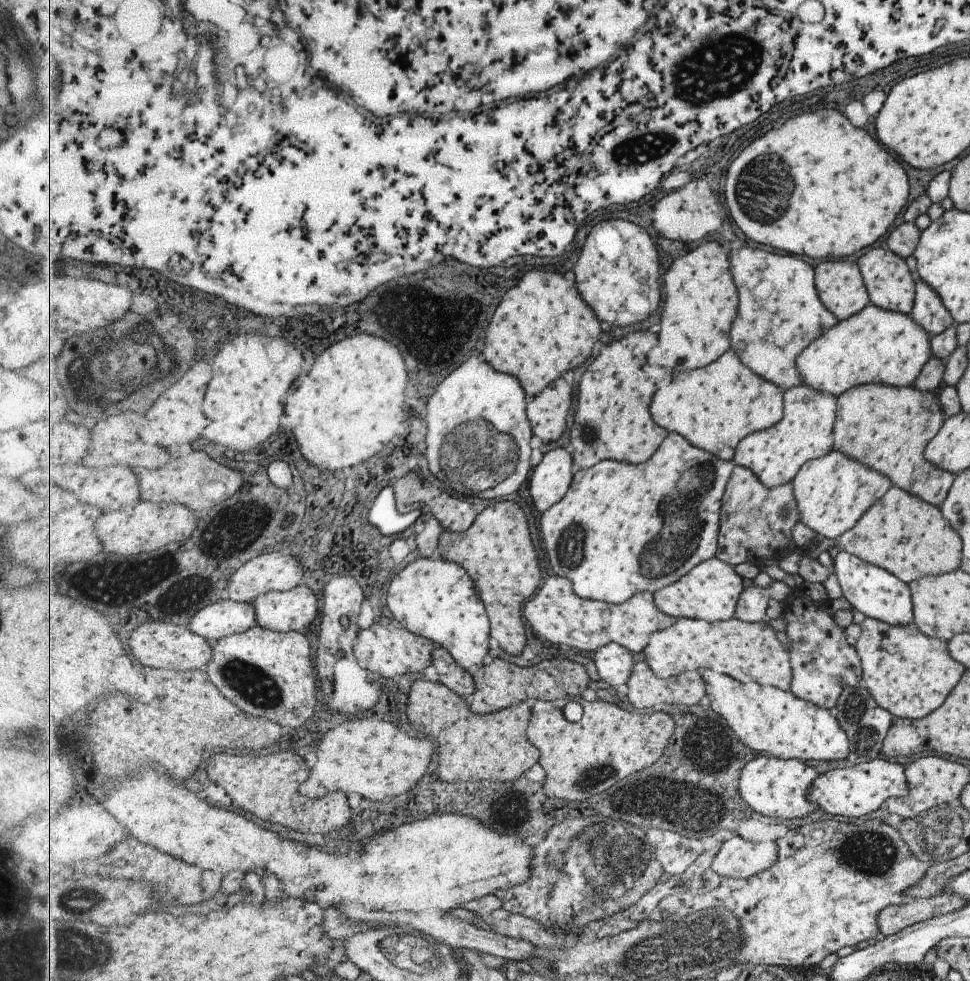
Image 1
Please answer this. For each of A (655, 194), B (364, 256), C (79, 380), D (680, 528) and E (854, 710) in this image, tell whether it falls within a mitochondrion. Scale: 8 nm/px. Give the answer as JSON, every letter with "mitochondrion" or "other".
{"A":"other","B":"other","C":"other","D":"mitochondrion","E":"mitochondrion"}

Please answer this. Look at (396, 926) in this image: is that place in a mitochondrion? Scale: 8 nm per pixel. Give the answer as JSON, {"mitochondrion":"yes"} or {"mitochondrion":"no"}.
{"mitochondrion":"no"}

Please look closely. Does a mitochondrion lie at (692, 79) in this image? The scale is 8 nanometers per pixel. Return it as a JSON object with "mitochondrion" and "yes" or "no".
{"mitochondrion":"yes"}

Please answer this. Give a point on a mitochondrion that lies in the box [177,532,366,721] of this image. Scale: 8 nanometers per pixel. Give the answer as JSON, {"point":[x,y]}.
{"point":[251,683]}

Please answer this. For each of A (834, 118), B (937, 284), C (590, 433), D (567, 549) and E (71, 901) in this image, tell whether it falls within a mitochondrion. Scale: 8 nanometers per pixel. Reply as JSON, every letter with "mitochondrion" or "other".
{"A":"other","B":"other","C":"mitochondrion","D":"mitochondrion","E":"mitochondrion"}

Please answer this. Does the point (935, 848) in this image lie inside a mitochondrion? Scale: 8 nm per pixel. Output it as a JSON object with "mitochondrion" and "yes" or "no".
{"mitochondrion":"no"}

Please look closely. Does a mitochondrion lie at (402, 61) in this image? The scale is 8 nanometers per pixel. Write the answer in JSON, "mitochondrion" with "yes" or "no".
{"mitochondrion":"no"}

